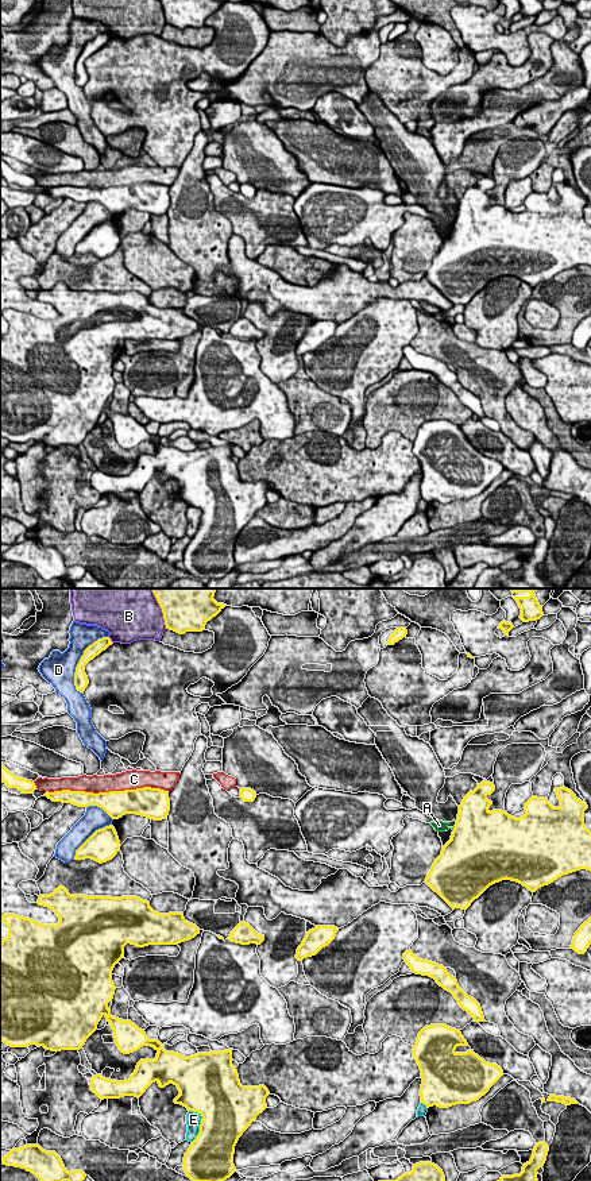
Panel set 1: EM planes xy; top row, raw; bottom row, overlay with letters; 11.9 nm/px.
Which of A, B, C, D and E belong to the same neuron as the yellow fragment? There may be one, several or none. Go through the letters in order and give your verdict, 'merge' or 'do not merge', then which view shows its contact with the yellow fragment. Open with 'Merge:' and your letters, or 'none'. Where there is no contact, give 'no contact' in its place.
Merge: none
A: do not merge | xy
B: do not merge | xy
C: do not merge | xy
D: do not merge | xy
E: do not merge | xy

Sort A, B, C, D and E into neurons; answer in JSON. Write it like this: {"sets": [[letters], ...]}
{"sets": [["A"], ["B"], ["C"], ["D", "E"]]}

